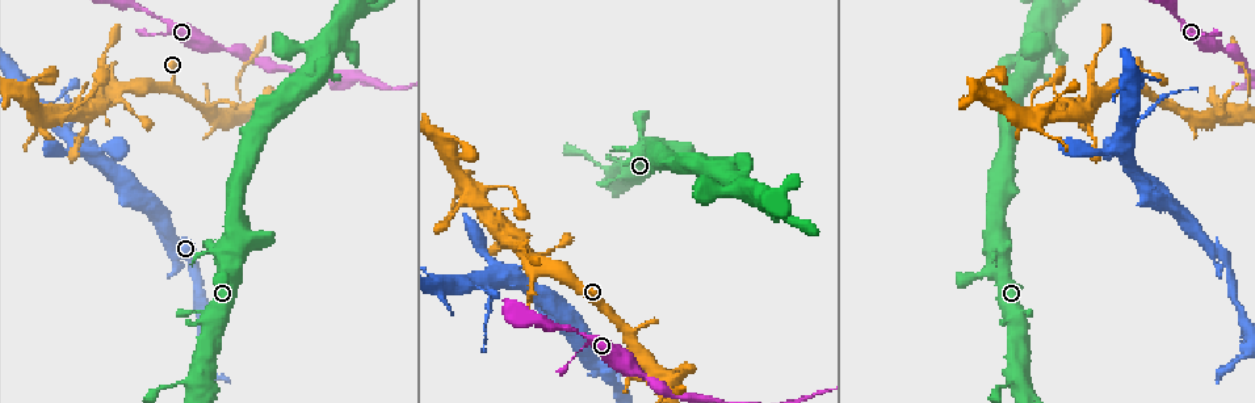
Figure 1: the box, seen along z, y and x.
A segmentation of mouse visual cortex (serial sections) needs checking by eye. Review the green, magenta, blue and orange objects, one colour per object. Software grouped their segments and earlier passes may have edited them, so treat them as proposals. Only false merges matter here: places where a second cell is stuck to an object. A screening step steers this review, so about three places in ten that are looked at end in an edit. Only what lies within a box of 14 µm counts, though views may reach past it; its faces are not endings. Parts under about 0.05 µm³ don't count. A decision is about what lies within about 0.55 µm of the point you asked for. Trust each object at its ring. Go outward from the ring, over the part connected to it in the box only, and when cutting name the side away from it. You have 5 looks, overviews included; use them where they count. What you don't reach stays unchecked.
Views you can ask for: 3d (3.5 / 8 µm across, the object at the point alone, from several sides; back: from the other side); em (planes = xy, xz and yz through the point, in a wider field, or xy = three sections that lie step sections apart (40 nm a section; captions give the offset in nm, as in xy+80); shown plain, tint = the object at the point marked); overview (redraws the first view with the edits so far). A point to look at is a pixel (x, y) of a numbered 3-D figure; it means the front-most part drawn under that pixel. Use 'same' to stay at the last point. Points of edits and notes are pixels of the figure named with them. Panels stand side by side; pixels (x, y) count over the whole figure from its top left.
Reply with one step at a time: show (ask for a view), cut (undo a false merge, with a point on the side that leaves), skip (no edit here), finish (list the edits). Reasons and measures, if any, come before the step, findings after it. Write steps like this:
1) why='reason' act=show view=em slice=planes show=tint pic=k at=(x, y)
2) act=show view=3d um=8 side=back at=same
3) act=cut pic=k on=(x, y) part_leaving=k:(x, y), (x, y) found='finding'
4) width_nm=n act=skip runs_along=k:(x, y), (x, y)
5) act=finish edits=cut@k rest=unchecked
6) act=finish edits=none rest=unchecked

why='sudden change in width' act=show view=3d um=8 pic=1 at=(474, 197)

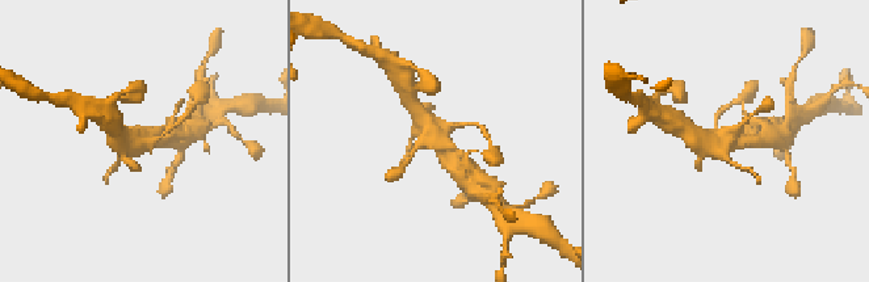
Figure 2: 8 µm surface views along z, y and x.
act=show view=3d um=3.5 side=back pic=2 at=(728, 139)

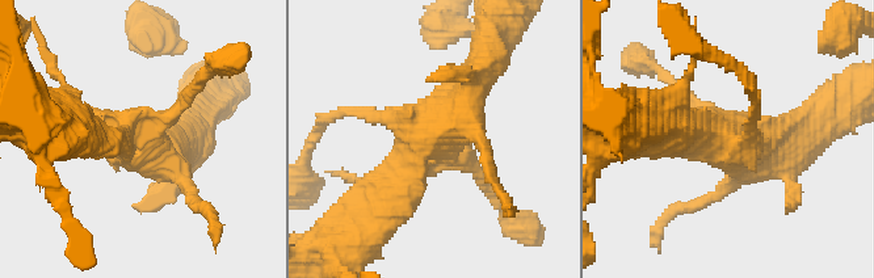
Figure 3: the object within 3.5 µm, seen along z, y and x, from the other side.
act=skip found='continuous, no second cell'

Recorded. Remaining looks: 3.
why='looks like a crossing' act=show view=3d um=3.5 pic=1 at=(26, 88)

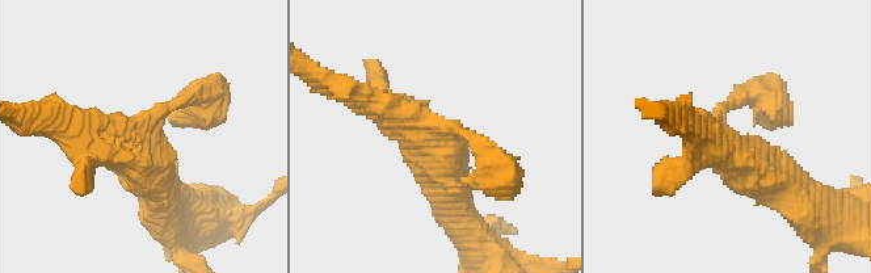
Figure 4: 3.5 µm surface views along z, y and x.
arms=4 arm_widths_nm=150,300,350,500 act=show view=em slice=planes show=plain pic=4 at=(430, 126)

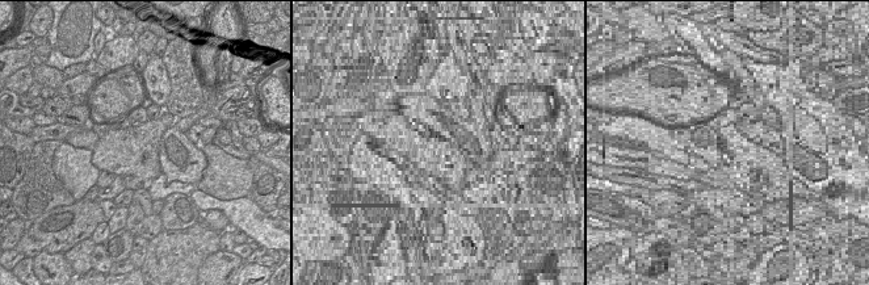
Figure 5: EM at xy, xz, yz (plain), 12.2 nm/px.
why='with the object marked' act=show view=em slice=planes show=tint at=same

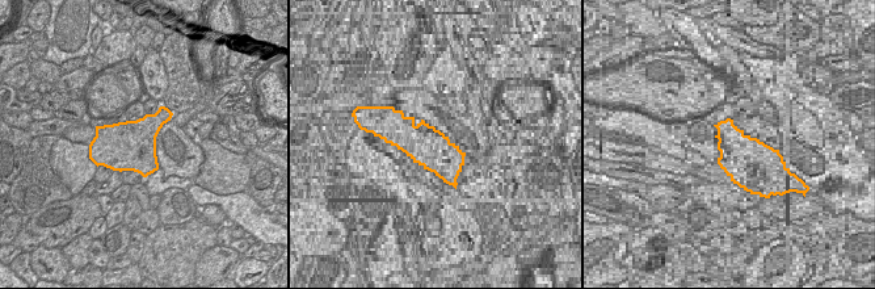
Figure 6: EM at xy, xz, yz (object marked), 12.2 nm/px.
act=skip runs_along=4:(455, 202), (378, 82) found='all the same cell'

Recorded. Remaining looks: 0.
act=finish edits=none rest=unchecked

